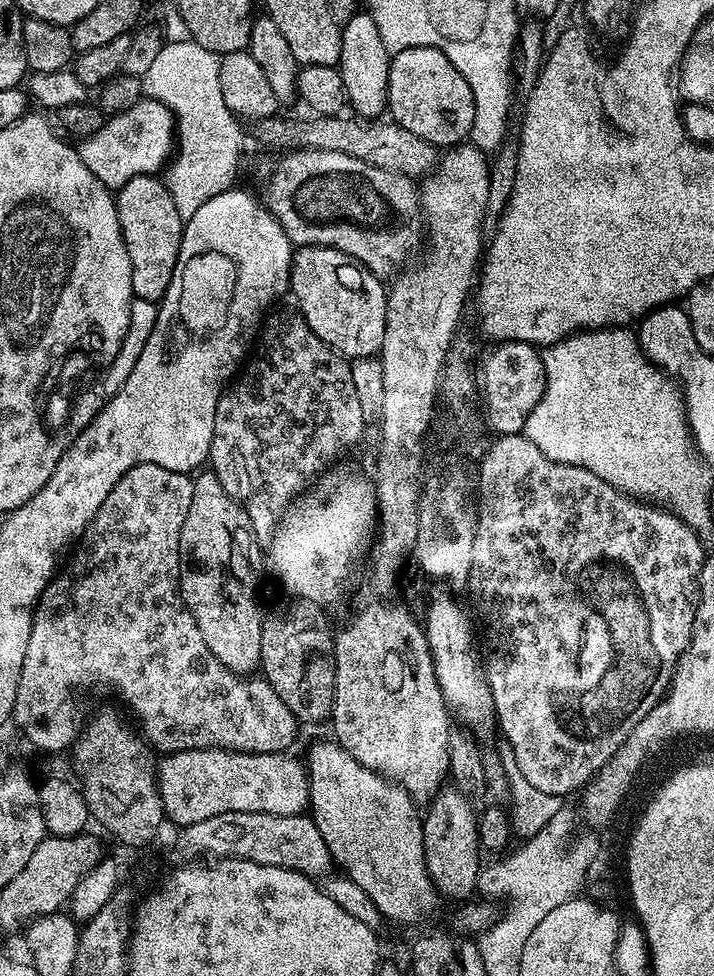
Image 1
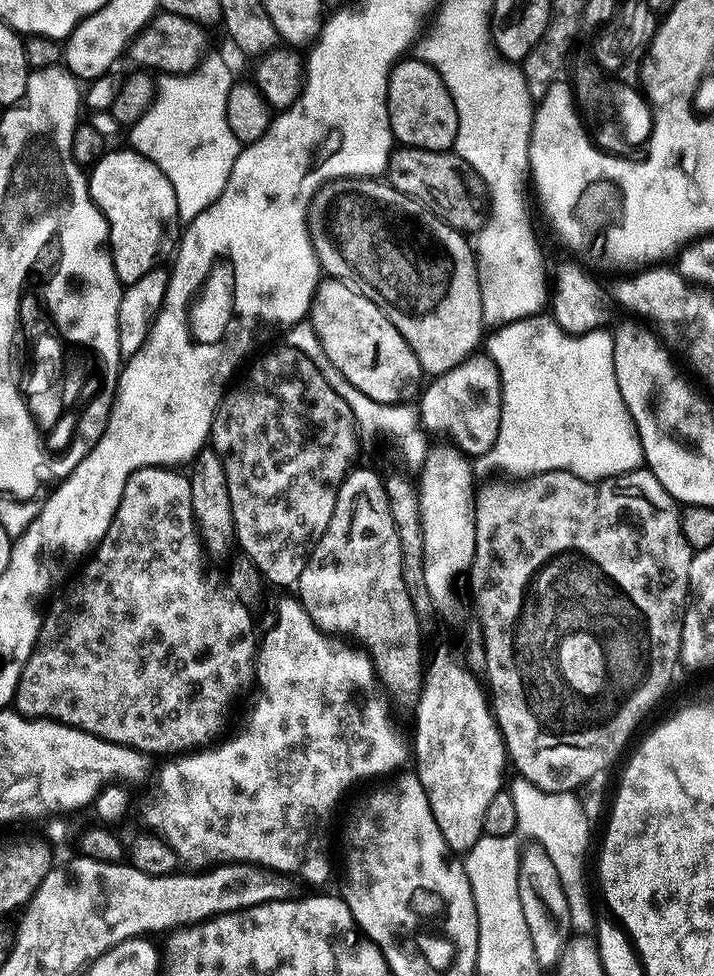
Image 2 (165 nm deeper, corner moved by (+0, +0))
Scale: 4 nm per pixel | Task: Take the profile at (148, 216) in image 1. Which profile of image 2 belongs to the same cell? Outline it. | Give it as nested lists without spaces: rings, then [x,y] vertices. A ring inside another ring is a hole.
[[[128,146],[121,152],[105,151],[104,157],[91,165],[88,189],[108,223],[112,265],[121,285],[138,282],[142,274],[150,274],[150,270],[161,267],[164,259],[167,261],[175,253],[182,221],[174,198],[174,186],[170,186],[170,178],[166,178],[150,158]]]

